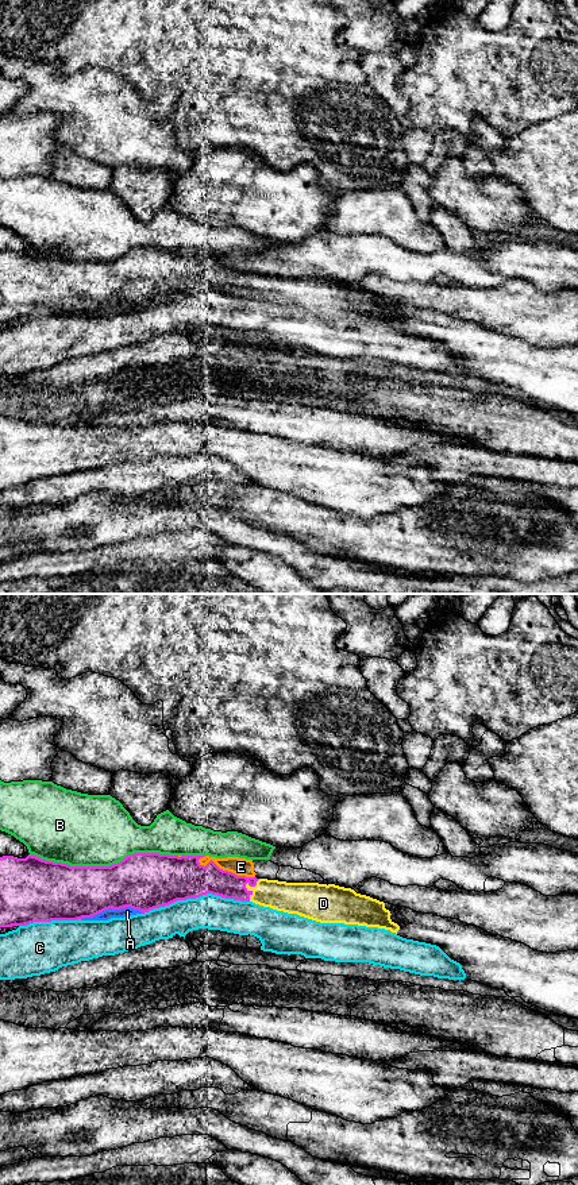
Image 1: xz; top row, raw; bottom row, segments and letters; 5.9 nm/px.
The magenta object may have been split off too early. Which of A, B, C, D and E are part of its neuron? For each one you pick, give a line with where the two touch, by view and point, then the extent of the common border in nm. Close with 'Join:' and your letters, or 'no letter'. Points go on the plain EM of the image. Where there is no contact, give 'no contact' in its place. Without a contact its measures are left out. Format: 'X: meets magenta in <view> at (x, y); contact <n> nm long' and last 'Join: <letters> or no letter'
D: meets magenta in xz at (245, 281); contact 150 nm long
Join: D

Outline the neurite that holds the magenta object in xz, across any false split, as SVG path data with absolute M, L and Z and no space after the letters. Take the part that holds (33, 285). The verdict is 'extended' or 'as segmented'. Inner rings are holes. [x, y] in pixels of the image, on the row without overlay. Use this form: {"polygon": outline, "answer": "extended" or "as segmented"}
{"polygon": "M134 248L111 262L70 262L62 258L46 256L34 250L26 254L14 251L0 252L0 323L27 321L34 317L78 316L92 313L105 305L120 305L131 302L143 309L150 305L169 301L177 296L196 294L207 289L240 297L270 302L288 309L320 317L344 319L366 323L378 323L396 328L400 321L390 314L390 306L385 298L366 290L357 289L351 283L335 279L319 278L286 278L278 275L238 271L220 265L212 255L204 262L199 258L205 251L169 251L159 248Z", "answer": "extended"}

